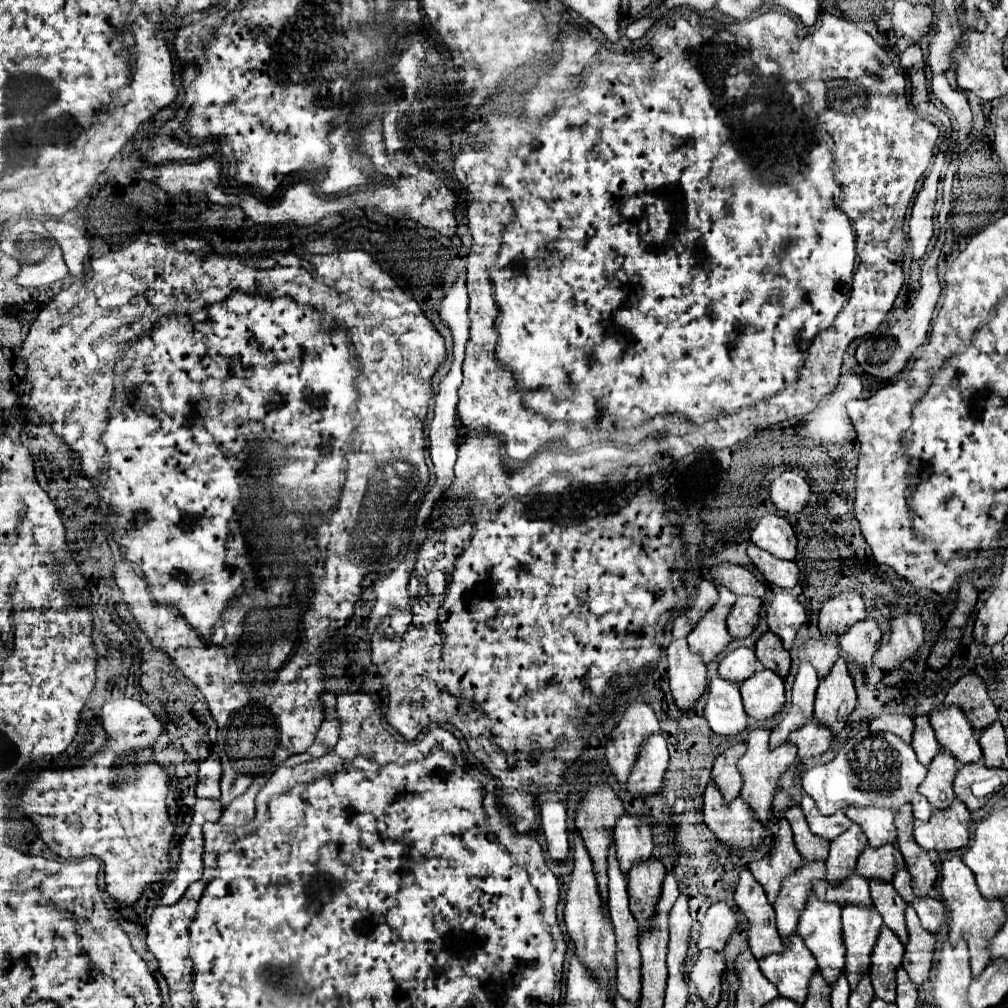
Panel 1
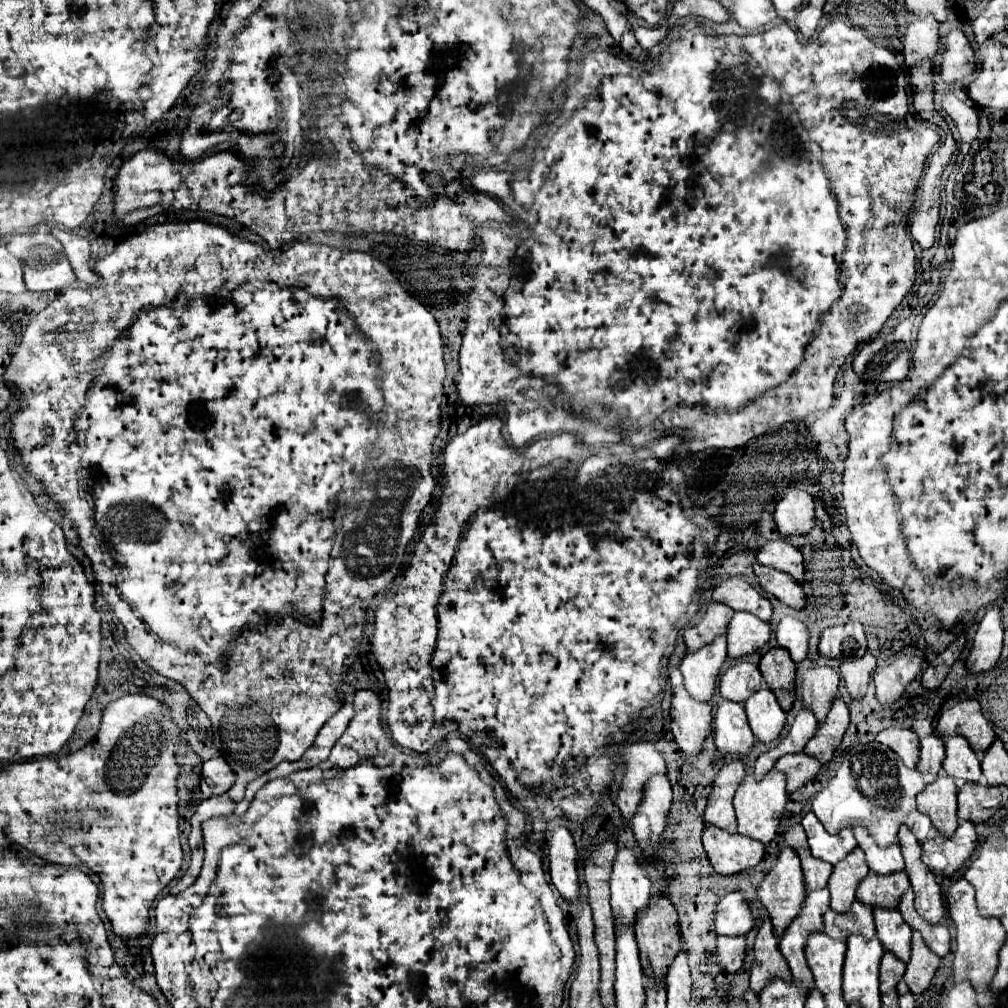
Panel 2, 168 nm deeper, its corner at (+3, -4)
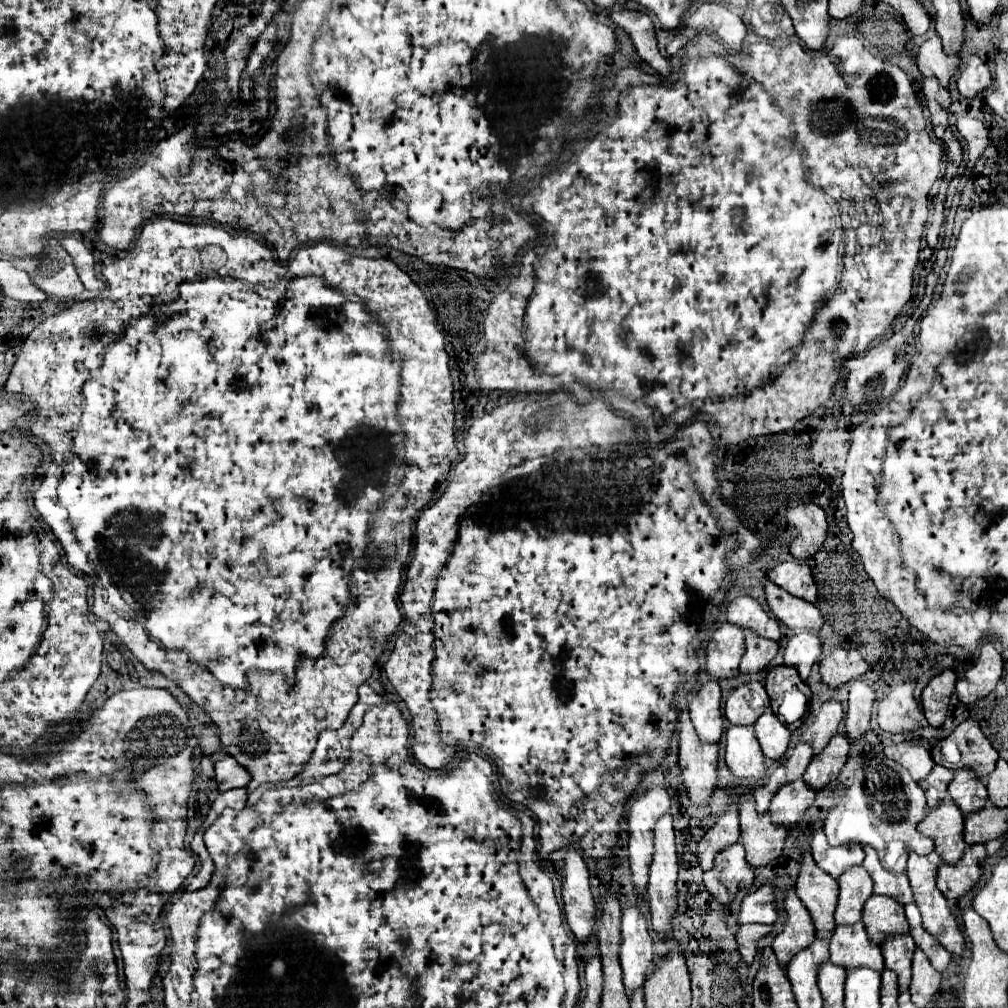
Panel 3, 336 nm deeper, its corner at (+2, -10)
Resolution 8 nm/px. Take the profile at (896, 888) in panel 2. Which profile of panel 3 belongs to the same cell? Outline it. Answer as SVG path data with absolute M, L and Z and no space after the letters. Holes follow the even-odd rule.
M871 895L863 909L863 923L869 933L869 939L873 939L875 945L881 945L885 937L891 937L895 933L907 933L907 919L903 913L903 907L883 895Z

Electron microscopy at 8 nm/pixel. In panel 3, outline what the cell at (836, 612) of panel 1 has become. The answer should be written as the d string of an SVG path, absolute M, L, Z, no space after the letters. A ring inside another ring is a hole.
M835 649L819 665L821 679L829 689L843 687L855 677L861 677L867 669L869 665L865 663L857 649Z

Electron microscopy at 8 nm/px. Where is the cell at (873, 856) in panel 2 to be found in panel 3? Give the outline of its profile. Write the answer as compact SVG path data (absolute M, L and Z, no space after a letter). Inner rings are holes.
M865 847L863 867L869 871L869 875L873 879L873 893L893 897L901 905L913 903L913 893L911 893L907 875L893 875L889 871L885 871L873 847Z

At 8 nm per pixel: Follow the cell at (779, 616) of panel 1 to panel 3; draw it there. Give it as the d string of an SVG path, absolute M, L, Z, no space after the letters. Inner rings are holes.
M799 631L795 633L785 649L785 665L795 667L799 677L807 681L811 667L821 657L821 641L815 631Z

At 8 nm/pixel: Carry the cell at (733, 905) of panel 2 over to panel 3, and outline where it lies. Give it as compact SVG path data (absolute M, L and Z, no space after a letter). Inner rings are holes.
M763 885L755 893L745 895L741 903L741 913L737 921L743 923L775 923L777 907L775 907L775 885Z

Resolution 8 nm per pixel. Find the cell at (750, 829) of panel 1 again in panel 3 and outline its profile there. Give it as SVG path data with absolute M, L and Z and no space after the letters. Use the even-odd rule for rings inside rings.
M735 843L715 857L715 867L703 873L705 889L721 903L731 905L735 893L753 885L755 869L745 861L745 849Z

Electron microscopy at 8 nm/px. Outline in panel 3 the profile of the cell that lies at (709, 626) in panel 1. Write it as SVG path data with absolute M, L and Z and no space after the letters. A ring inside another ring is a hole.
M717 681L705 683L699 691L691 695L689 717L701 741L719 743L723 735L723 715L721 715L721 689Z

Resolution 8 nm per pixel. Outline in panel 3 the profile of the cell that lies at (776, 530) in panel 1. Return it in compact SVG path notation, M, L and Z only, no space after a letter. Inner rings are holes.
M791 561L791 563L779 563L771 573L769 581L785 589L787 593L805 599L809 603L817 601L817 587L811 575L811 569L805 561Z

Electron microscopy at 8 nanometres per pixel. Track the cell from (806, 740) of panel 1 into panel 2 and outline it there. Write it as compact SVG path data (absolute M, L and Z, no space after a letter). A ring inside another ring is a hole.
M800 751L800 753L788 753L788 755L784 755L784 757L780 757L776 761L776 769L780 769L780 771L786 773L788 793L796 791L806 781L814 779L814 775L818 773L820 767L822 767L822 763L818 763L816 757L806 755L804 751Z

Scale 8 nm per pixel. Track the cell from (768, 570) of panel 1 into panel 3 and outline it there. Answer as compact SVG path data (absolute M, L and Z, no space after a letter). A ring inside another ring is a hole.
M767 583L765 593L767 593L767 603L771 613L789 629L819 631L823 627L823 617L813 603L789 595L787 591L779 589L775 583Z

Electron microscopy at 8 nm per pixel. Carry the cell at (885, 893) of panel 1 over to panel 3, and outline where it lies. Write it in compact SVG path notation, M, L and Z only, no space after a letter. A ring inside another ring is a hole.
M895 935L883 941L881 953L885 959L885 967L897 973L899 991L907 991L911 983L911 959L913 959L915 943L911 935Z

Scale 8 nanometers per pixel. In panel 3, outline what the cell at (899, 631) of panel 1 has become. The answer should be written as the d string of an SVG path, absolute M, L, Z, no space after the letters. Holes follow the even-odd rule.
M899 683L879 703L877 723L883 731L909 733L915 729L925 729L929 725L913 697L913 689L915 683Z

